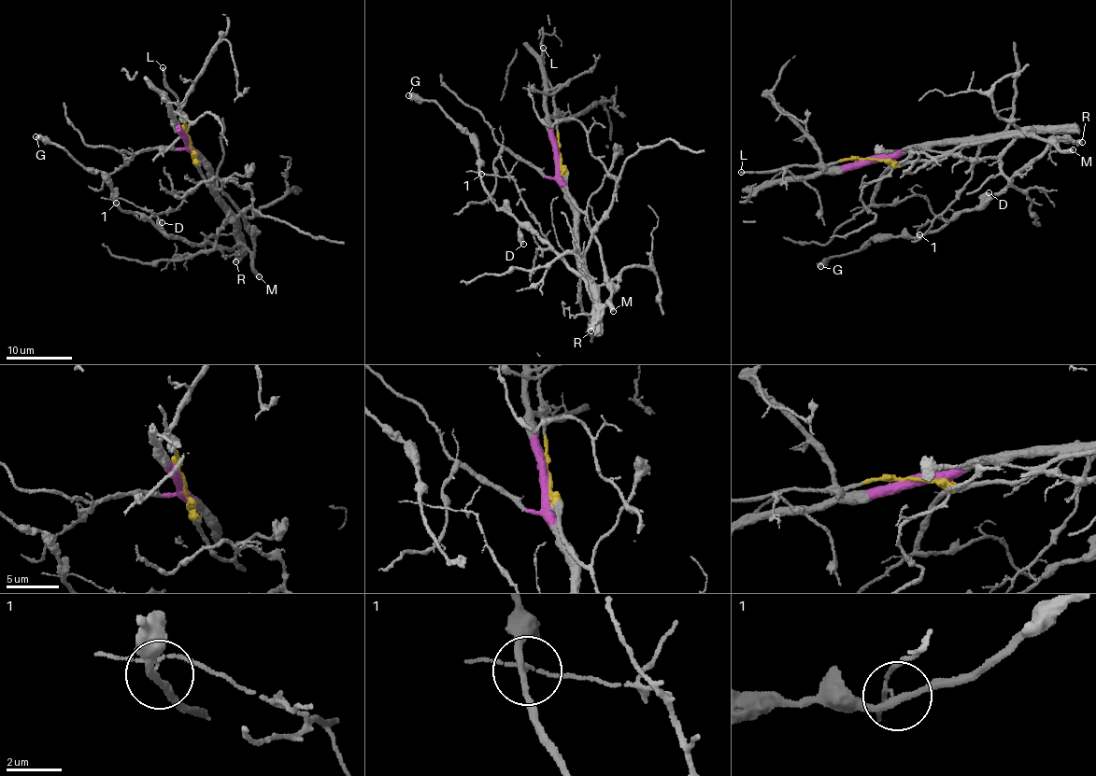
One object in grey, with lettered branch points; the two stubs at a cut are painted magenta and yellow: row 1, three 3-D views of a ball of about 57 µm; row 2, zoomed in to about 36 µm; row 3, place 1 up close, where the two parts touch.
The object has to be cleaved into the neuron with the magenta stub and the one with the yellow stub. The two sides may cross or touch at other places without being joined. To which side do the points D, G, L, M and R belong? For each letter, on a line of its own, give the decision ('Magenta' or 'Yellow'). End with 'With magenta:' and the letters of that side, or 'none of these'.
D: Yellow
G: Yellow
L: Yellow
M: Yellow
R: Yellow
With magenta: none of these

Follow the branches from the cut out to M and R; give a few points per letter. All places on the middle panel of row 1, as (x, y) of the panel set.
M: (560, 157), (567, 196), (585, 216), (598, 244), (613, 311)
R: (560, 157), (567, 196), (585, 216), (598, 244), (611, 292), (590, 331)

